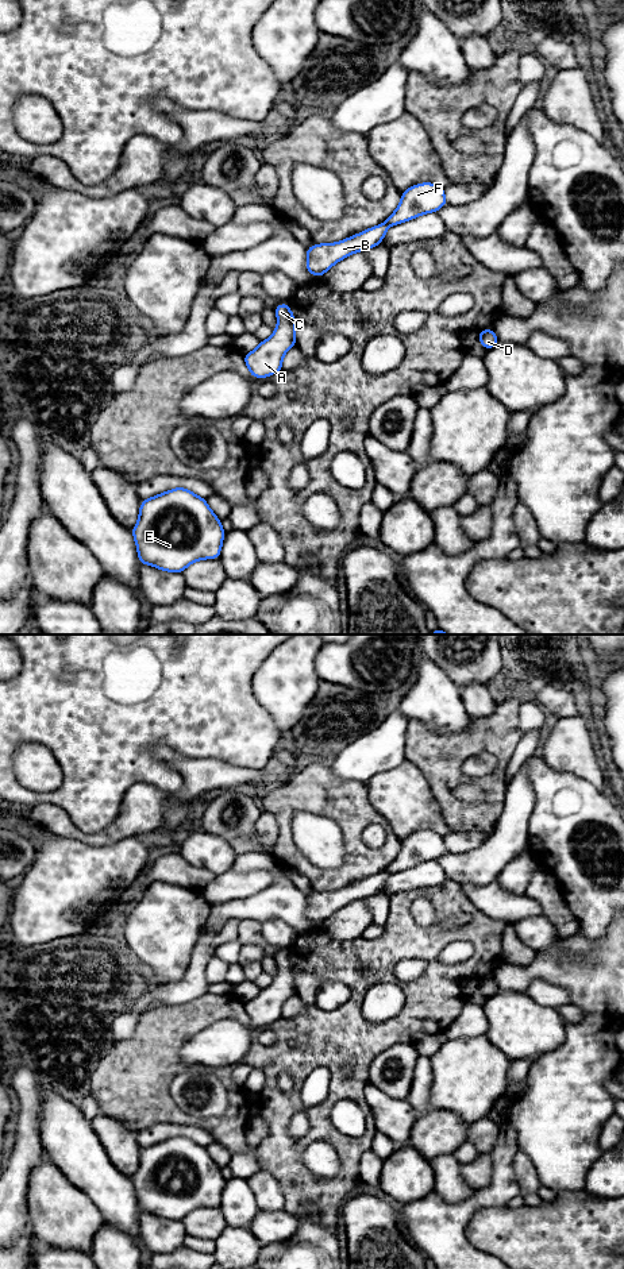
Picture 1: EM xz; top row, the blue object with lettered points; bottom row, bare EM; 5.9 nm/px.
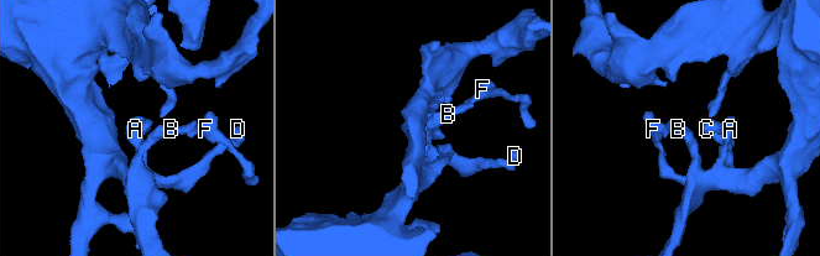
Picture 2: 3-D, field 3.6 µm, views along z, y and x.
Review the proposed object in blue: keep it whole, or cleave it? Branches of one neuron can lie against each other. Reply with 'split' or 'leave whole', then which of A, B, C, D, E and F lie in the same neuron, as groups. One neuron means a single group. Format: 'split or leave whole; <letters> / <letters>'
split; A B C D E / F

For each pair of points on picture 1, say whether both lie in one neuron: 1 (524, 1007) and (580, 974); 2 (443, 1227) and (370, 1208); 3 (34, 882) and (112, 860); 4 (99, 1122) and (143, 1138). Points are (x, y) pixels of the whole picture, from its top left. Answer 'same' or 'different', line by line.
1: different
2: different
3: same
4: different

